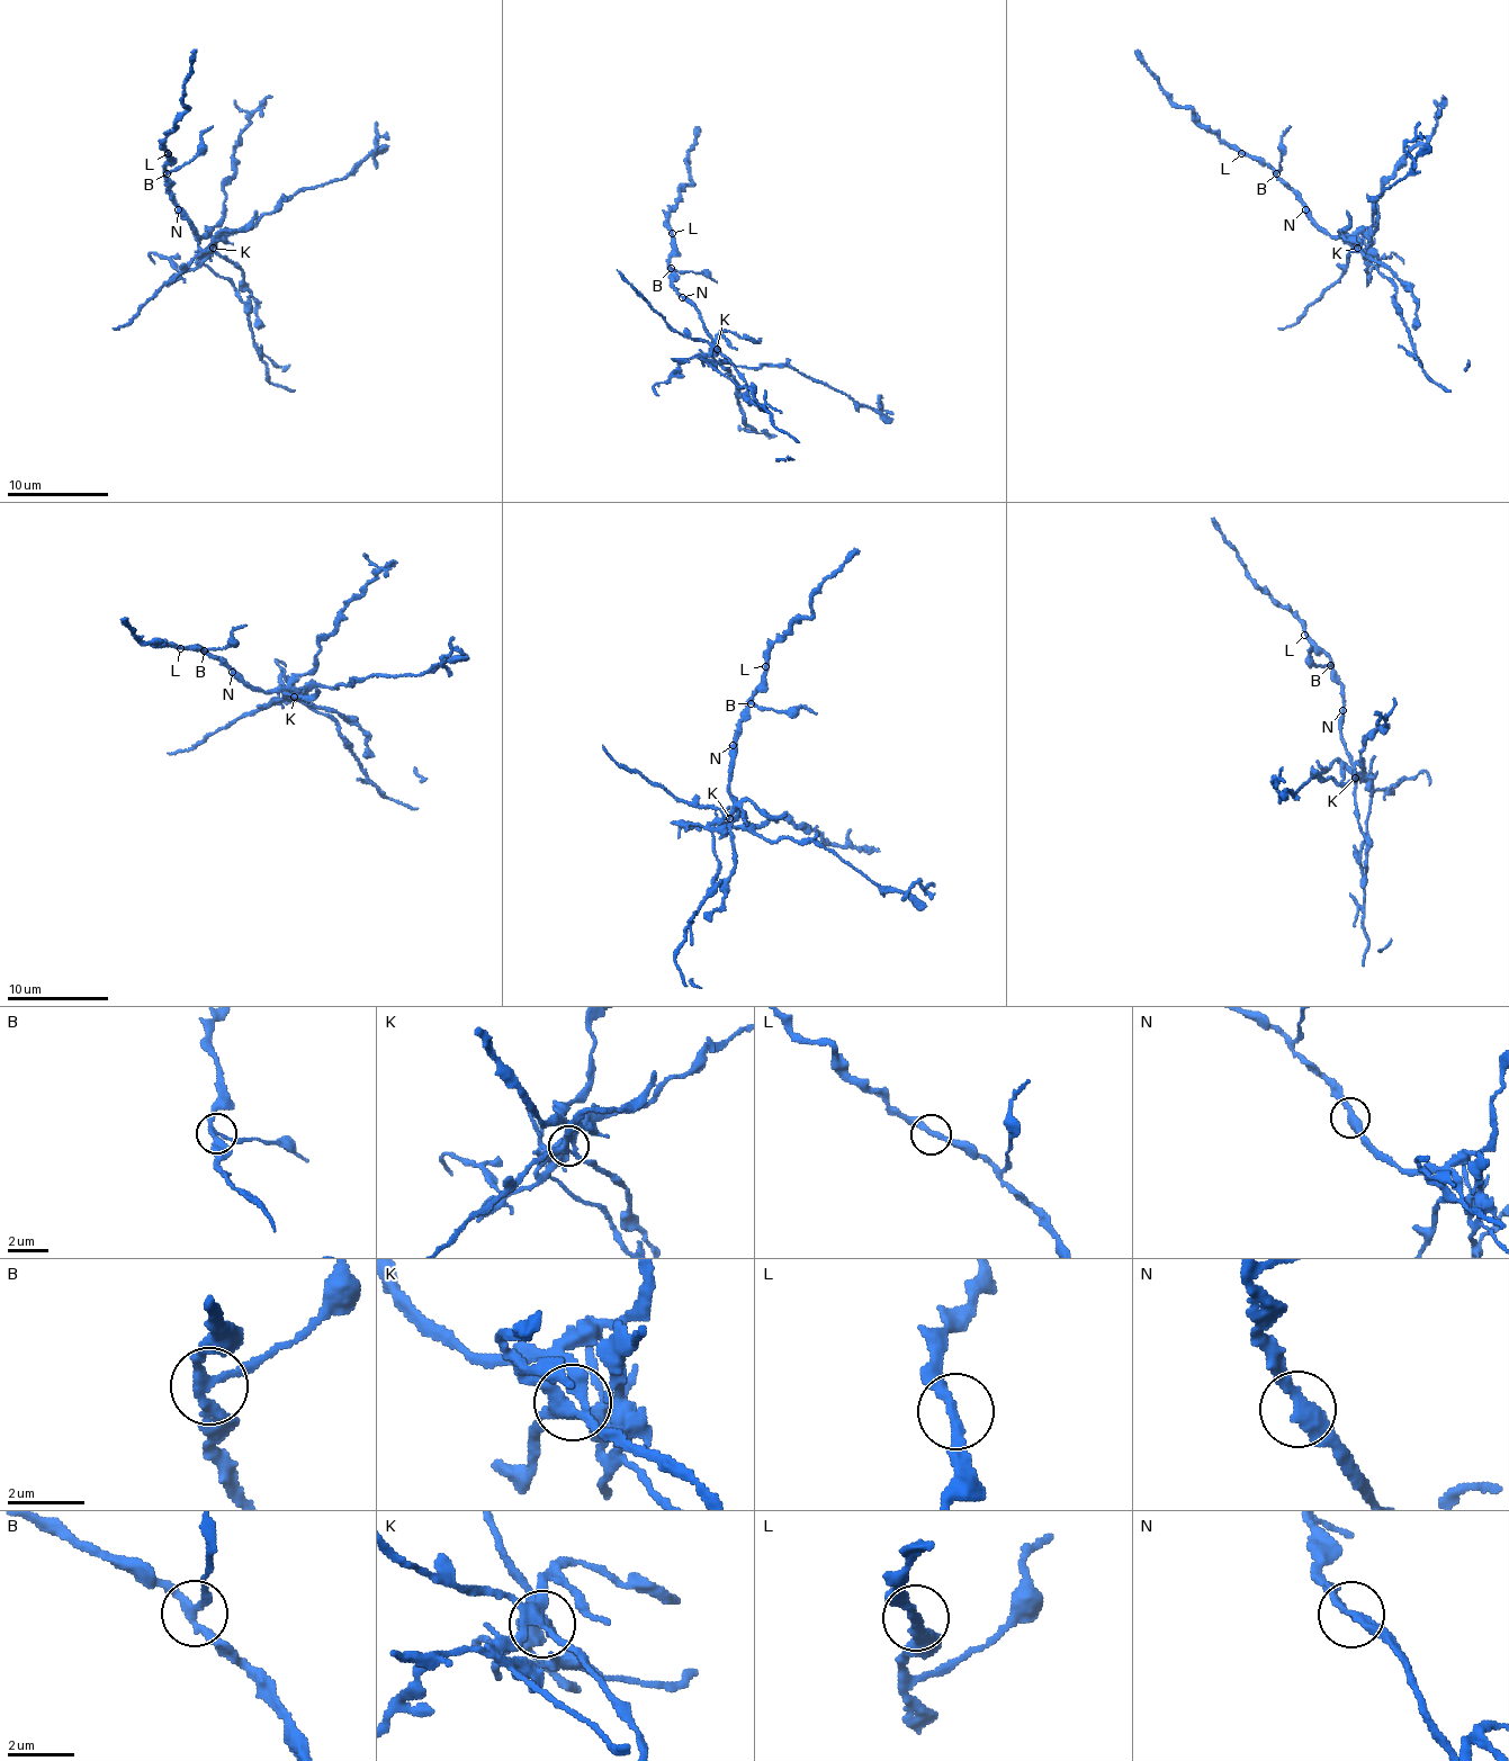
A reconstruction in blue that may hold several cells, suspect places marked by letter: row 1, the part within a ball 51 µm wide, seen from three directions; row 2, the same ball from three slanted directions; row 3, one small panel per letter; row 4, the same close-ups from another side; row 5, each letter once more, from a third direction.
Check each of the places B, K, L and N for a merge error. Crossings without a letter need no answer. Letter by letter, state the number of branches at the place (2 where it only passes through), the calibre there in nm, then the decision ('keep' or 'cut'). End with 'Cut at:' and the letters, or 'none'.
B: branches 3; calibre 200 nm; cut
K: branches 5; calibre 320 nm; cut
L: branches 2; calibre 240 nm; keep
N: branches 2; calibre 320 nm; keep
Cut at: B, K

